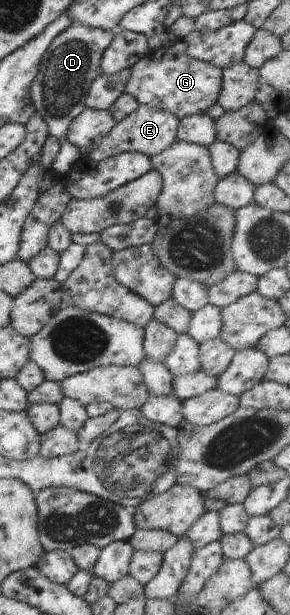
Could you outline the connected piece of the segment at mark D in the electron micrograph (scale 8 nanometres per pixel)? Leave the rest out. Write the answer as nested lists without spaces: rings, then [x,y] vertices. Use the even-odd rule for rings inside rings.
[[[71,24],[50,43],[48,51],[42,56],[38,73],[30,86],[35,113],[40,113],[42,119],[46,121],[49,135],[62,141],[60,151],[52,163],[52,168],[58,171],[61,177],[67,177],[76,160],[81,157],[80,149],[70,145],[65,140],[65,135],[68,133],[72,120],[85,108],[88,90],[101,73],[100,62],[104,51],[114,39],[113,35],[114,32],[105,29]]]

